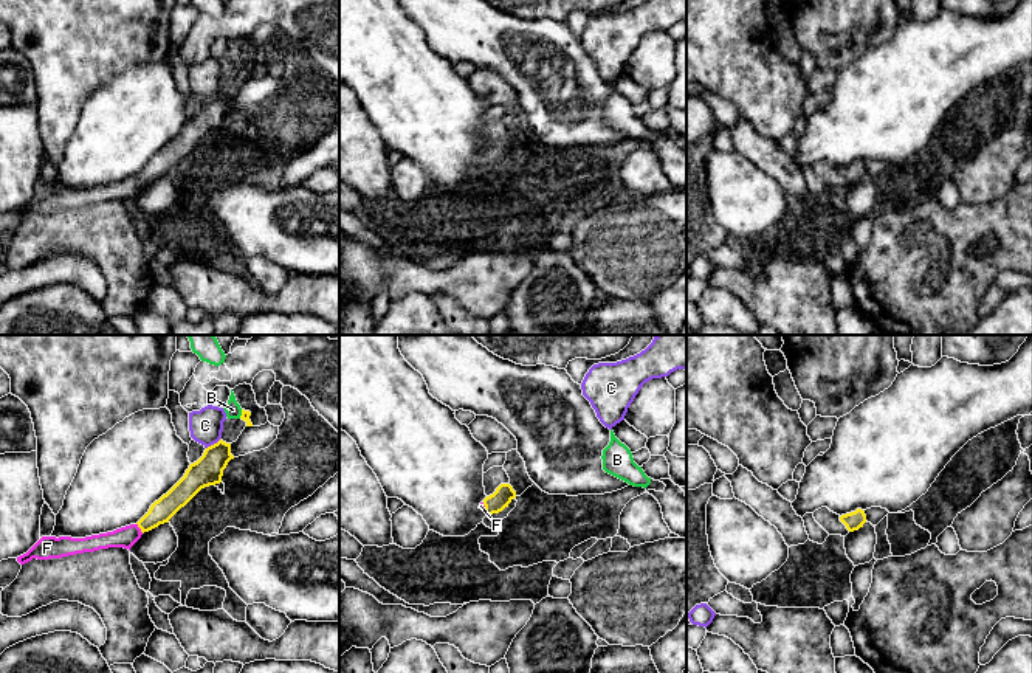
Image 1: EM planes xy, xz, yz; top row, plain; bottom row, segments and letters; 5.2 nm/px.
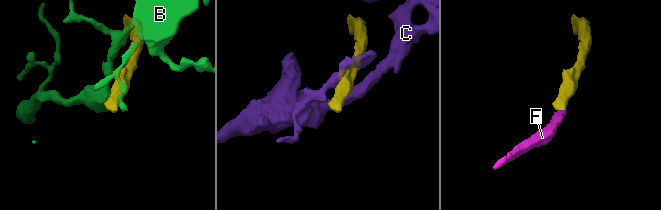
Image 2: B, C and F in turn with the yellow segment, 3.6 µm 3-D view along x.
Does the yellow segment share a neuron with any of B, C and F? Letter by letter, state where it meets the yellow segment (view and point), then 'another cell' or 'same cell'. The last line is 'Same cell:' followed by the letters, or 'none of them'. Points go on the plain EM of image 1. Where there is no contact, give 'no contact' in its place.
B: contact xy (242, 67); another cell
C: contact xy (214, 96); another cell
F: contact xy (138, 179); same cell
Same cell: F

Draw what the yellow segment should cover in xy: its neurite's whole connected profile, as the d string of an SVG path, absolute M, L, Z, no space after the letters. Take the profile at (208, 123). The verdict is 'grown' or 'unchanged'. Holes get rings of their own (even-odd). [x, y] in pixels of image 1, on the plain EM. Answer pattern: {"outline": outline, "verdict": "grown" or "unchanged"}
{"outline": "M220 91L217 96L208 99L197 115L189 118L184 129L166 147L155 154L136 177L85 191L42 189L26 206L17 209L17 214L25 217L33 211L62 211L108 200L130 203L144 185L169 175L201 141L220 136L223 123L231 112L234 112L231 96Z", "verdict": "grown"}

